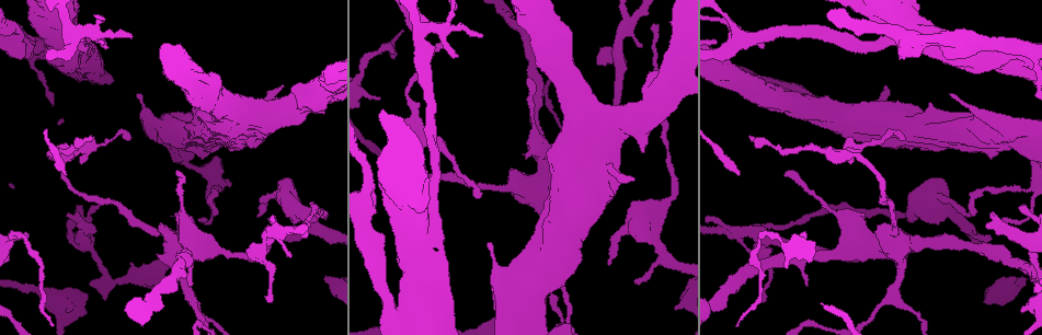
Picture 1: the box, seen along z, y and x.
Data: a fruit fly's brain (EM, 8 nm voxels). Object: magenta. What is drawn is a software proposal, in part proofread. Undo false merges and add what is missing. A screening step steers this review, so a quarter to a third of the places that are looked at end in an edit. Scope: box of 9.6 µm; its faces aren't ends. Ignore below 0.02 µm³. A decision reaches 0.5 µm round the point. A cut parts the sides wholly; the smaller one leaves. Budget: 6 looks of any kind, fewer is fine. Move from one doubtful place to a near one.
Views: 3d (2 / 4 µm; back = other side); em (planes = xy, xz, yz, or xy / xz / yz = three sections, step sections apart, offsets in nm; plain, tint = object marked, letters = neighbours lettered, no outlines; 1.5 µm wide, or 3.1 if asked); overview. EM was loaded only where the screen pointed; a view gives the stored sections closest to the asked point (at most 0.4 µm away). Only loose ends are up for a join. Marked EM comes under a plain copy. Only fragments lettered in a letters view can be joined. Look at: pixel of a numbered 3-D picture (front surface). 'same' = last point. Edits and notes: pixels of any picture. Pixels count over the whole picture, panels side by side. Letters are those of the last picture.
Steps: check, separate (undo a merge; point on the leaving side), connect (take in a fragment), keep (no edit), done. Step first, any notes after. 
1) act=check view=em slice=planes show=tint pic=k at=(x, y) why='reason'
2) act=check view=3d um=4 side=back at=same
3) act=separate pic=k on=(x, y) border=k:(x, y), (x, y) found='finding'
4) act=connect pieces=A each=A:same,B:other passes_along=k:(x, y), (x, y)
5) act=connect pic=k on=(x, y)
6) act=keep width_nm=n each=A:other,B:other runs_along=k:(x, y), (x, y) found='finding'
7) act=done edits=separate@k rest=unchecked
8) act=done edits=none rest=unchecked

act=check view=em slice=planes show=letters pic=1 at=(666, 201)

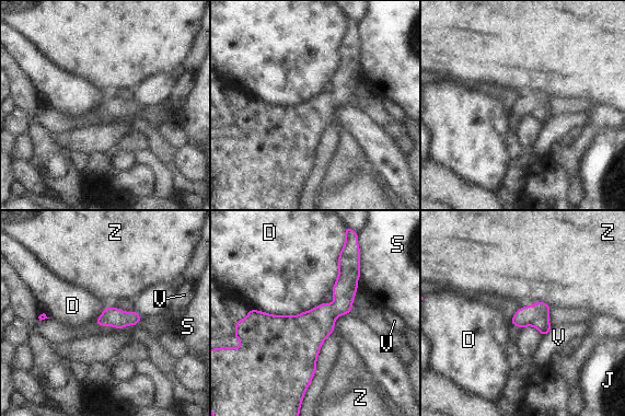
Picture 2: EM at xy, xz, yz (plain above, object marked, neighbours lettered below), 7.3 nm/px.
act=keep longest_contact=D:550nm each=D:other,J:other,S:other,V:other,Z:other border=2:(323, 302), (297, 314), (249, 310) found='all the same neuron'

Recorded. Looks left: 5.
act=check view=3d um=4 pic=1 at=(218, 250) why='sudden change in width'

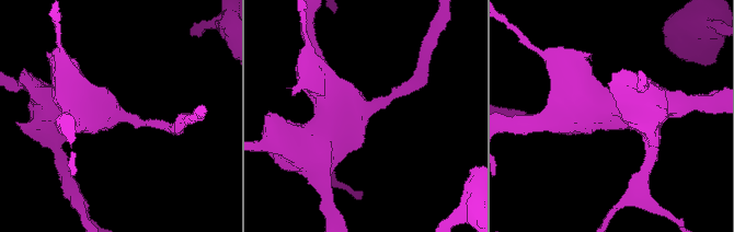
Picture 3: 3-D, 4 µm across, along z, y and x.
act=check view=em slice=planes show=tint pic=3 at=(123, 117) arm_widths_nm=180,480 why='now the EM'

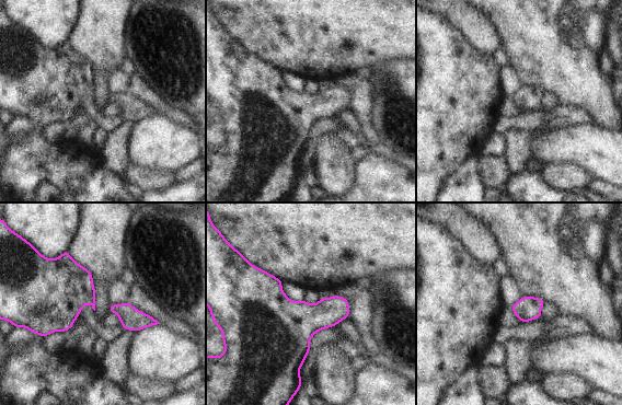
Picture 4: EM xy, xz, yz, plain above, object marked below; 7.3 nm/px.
act=check view=em slice=planes show=letters at=same why='what lies round it'

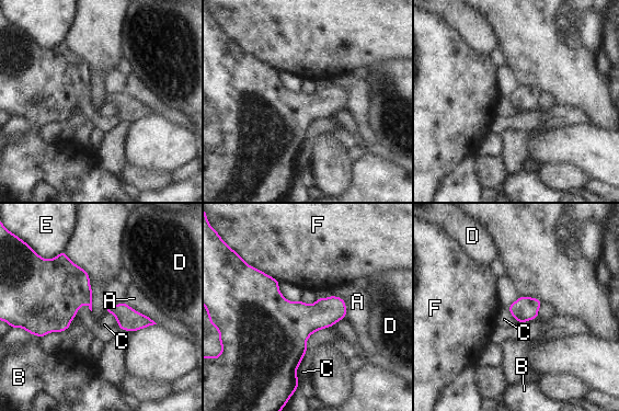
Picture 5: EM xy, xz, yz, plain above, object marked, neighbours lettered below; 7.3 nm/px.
act=keep longest_contact=A:300nm each=A:other,B:other,C:other,D:other,E:other,F:other border=5:(307, 350), (296, 370), (298, 379) found='one neuron here'

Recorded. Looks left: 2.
act=check view=em slice=planes show=tint pic=1 at=(219, 189)

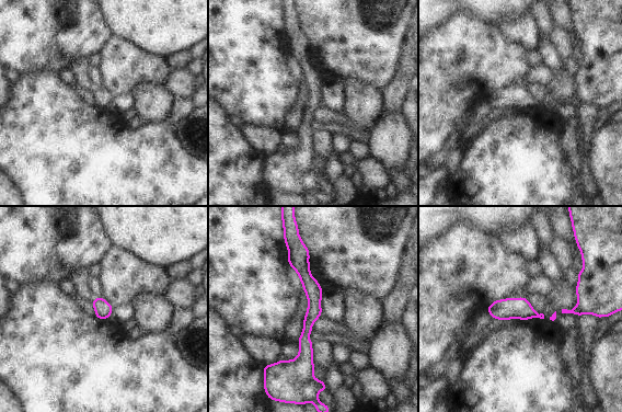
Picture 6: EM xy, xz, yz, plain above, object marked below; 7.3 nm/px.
act=check view=em slice=planes show=letters at=same why='see the neighbours'

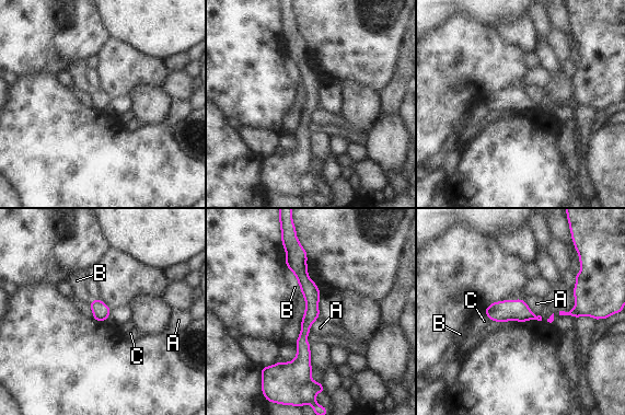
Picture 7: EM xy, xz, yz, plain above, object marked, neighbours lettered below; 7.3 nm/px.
act=keep longest_contact=B:200nm each=A:other,B:other,C:other border=7:(288, 268), (293, 274), (301, 291) found='all the same neuron'

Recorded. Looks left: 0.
act=done edits=none rest=unchecked

